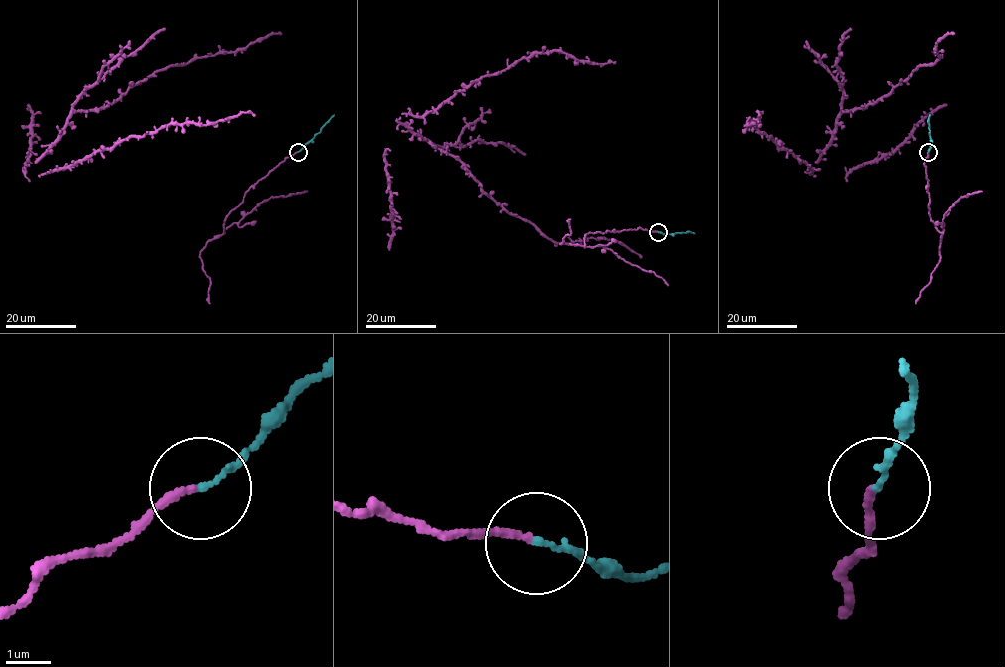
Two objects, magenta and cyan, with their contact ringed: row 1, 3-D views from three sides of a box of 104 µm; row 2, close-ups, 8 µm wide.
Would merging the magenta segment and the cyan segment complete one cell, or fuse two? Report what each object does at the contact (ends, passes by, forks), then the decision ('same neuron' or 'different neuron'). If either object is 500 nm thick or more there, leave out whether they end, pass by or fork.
magenta ends there; cyan ends there; same neuron

